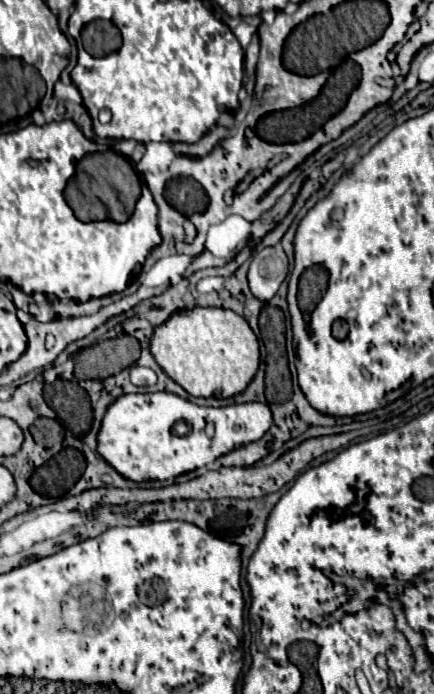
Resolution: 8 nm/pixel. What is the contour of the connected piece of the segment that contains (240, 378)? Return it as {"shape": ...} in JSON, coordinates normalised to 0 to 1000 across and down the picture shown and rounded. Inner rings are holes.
{"shape":[[[523,444],[399,450],[348,481],[348,510],[376,536],[440,571],[532,573],[565,562],[597,530],[597,493],[569,461]]]}

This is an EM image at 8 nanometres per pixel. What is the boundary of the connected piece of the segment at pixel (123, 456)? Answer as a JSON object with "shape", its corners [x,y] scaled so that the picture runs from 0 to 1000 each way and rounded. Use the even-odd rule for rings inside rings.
{"shape":[[[334,565],[334,568],[283,568],[247,591],[233,622],[228,622],[228,654],[288,689],[329,692],[389,692],[399,686],[440,680],[459,671],[486,669],[514,654],[541,646],[592,637],[629,611],[620,582],[528,582],[518,588],[449,585],[435,576],[389,565]],[[408,605],[440,611],[440,622],[426,628],[394,625]],[[477,611],[491,611],[491,628],[477,625]]]}

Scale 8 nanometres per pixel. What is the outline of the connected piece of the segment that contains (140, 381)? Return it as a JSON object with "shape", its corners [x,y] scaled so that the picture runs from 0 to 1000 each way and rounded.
{"shape":[[[302,527],[302,550],[311,556],[353,556],[362,550],[362,539],[348,533],[348,530],[334,530],[334,527]]]}

